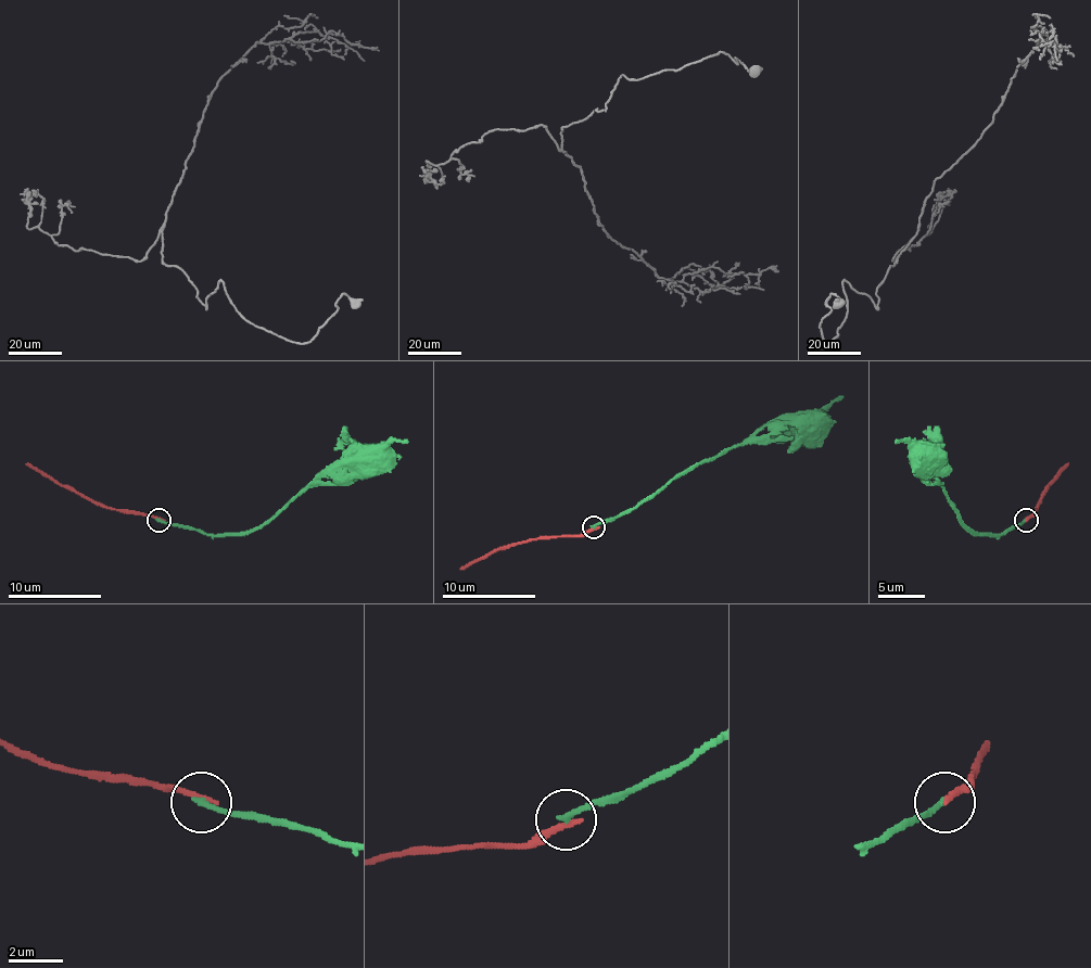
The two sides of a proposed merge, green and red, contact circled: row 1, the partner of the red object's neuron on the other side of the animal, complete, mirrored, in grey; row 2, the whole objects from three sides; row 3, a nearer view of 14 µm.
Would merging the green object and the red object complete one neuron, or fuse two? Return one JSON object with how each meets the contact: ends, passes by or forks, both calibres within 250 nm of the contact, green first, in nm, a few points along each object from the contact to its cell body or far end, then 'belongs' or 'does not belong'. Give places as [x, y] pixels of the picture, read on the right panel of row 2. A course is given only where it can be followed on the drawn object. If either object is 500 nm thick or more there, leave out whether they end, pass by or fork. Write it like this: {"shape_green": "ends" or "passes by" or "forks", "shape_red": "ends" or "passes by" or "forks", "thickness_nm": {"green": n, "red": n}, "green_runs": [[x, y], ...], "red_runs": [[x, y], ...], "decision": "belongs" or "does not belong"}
{"shape_green": "ends", "shape_red": "ends", "thickness_nm": {"green": 200, "red": 240}, "green_runs": [[1026, 521], [1003, 534], [982, 534], [971, 530], [959, 518], [944, 491], [922, 471], [924, 457]], "red_runs": [[1026, 518], [1034, 513], [1043, 493], [1068, 465]], "decision": "does not belong"}

